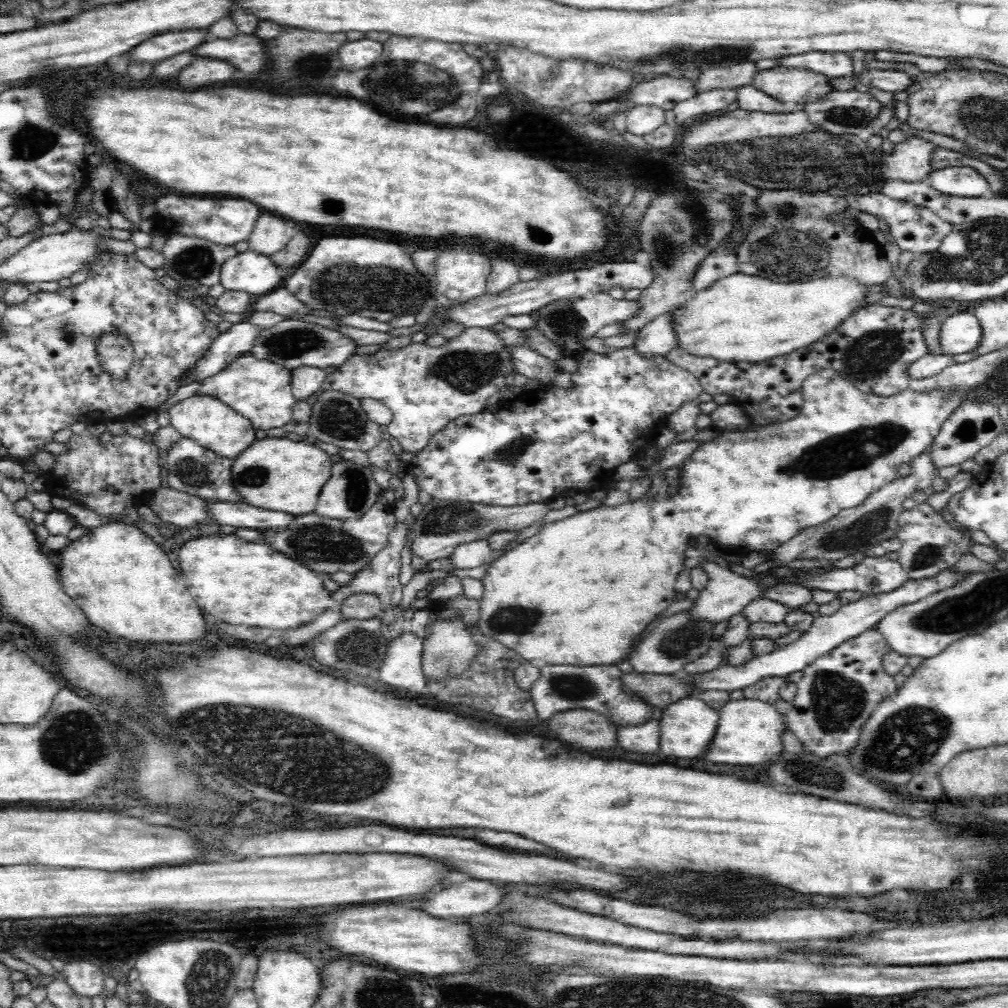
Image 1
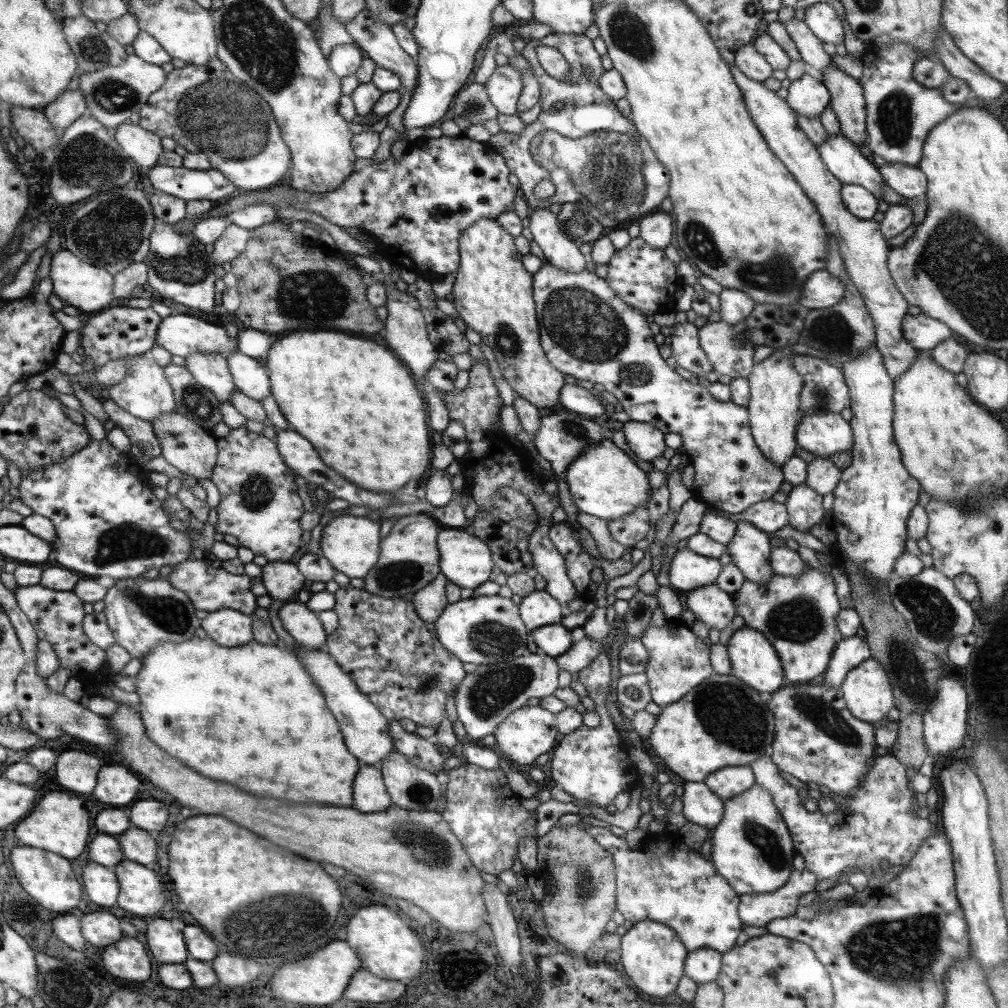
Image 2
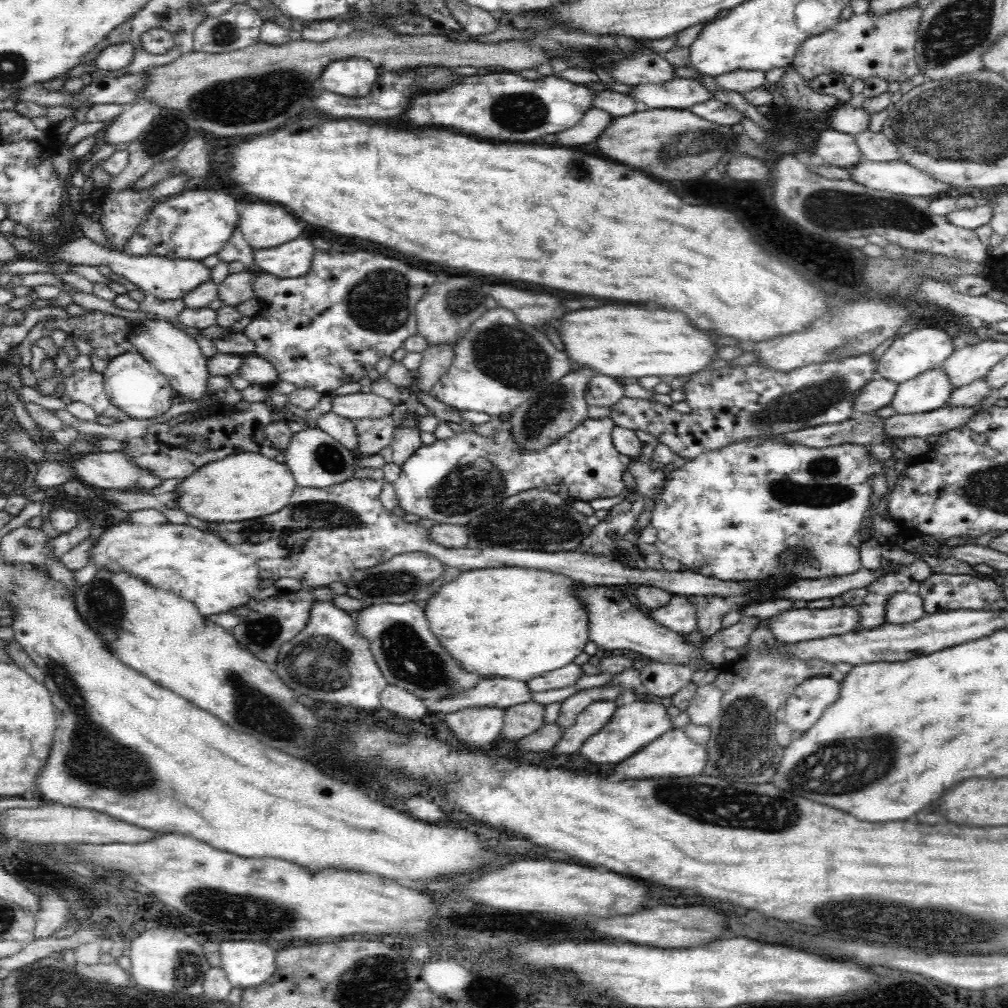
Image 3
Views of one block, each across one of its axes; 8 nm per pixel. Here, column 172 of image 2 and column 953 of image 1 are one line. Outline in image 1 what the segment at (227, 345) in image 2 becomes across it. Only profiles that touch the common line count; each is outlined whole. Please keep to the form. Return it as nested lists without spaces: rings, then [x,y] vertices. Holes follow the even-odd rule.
[[[957,311],[942,320],[938,345],[943,355],[951,357],[974,351],[981,337],[982,330],[974,311]]]

